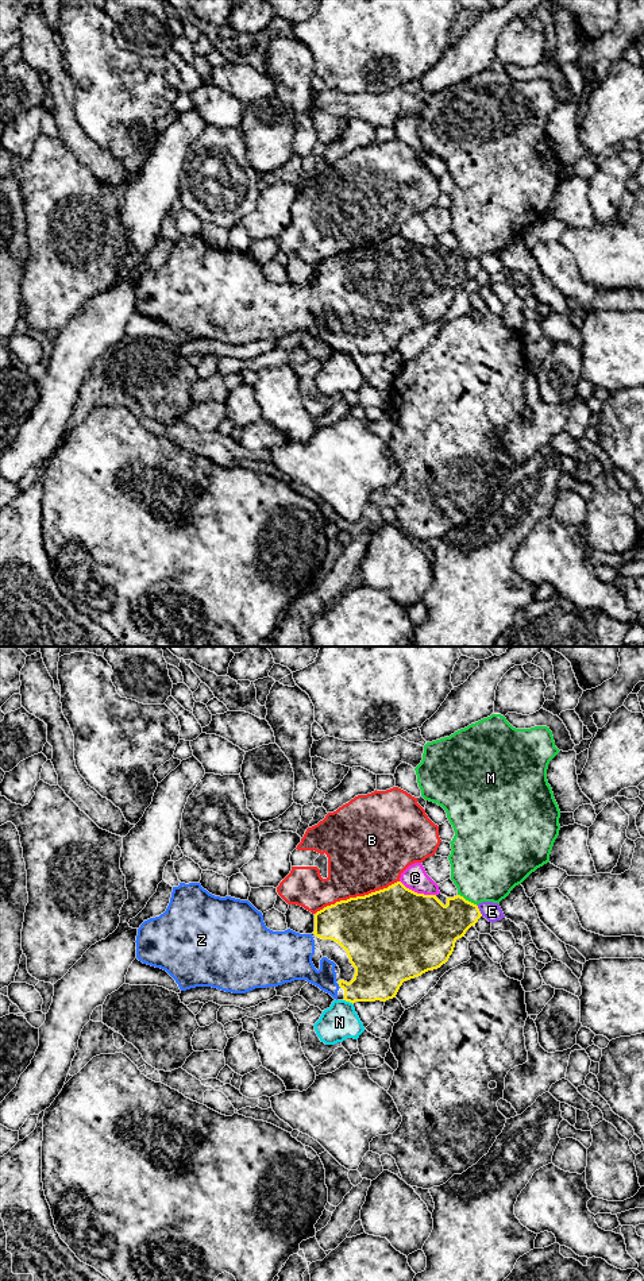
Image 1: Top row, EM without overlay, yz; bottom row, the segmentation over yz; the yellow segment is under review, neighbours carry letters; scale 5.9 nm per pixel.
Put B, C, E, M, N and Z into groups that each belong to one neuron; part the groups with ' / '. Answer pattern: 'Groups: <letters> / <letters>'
Groups: B / C / E / M / N / Z

